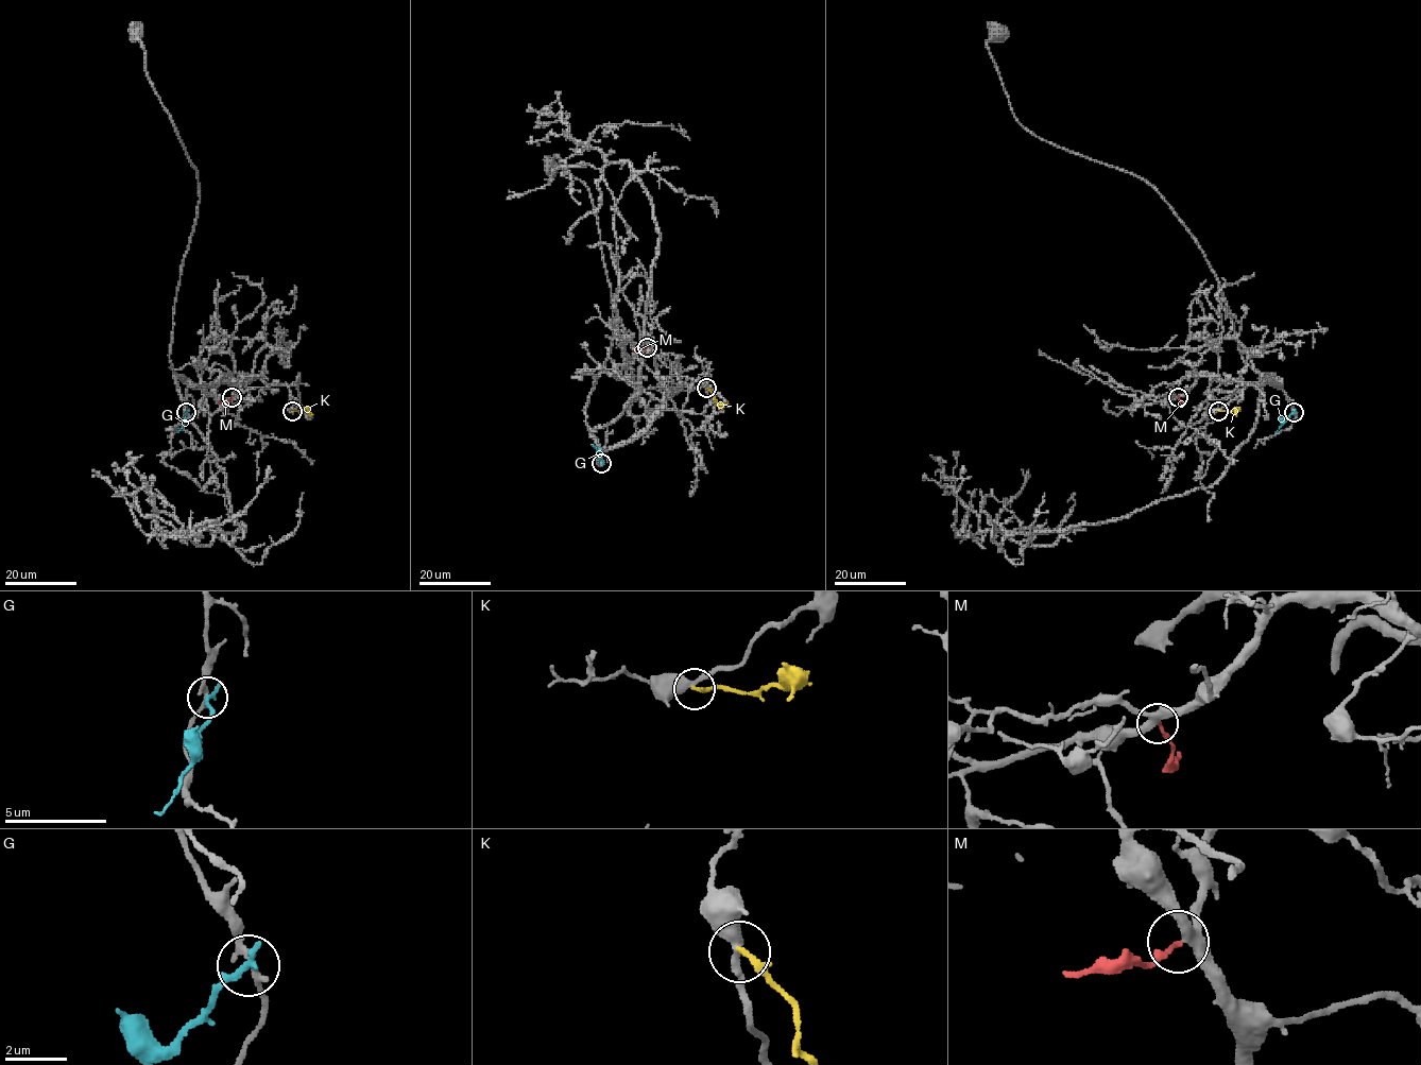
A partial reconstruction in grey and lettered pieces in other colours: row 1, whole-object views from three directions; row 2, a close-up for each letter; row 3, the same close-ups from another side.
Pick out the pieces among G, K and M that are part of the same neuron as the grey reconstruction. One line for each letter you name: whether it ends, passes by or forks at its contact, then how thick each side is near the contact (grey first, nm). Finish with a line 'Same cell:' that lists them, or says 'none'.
Same cell: none

